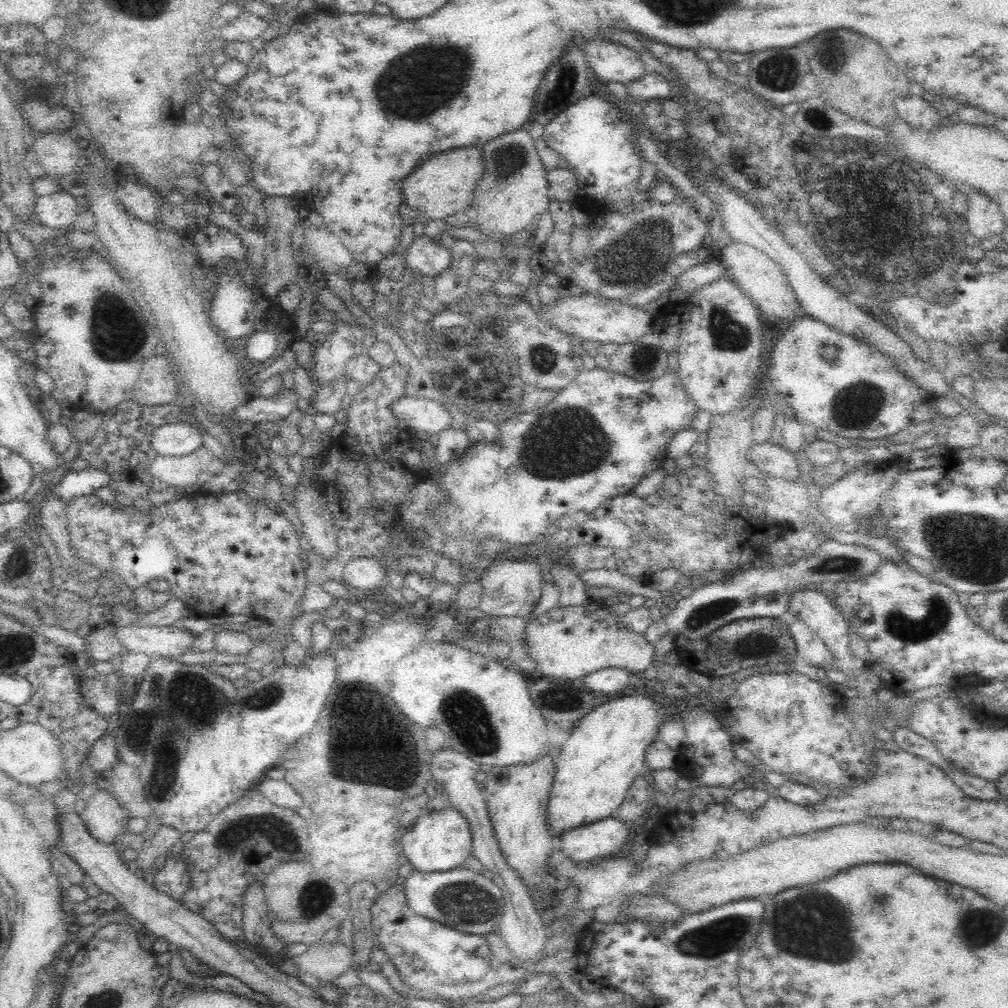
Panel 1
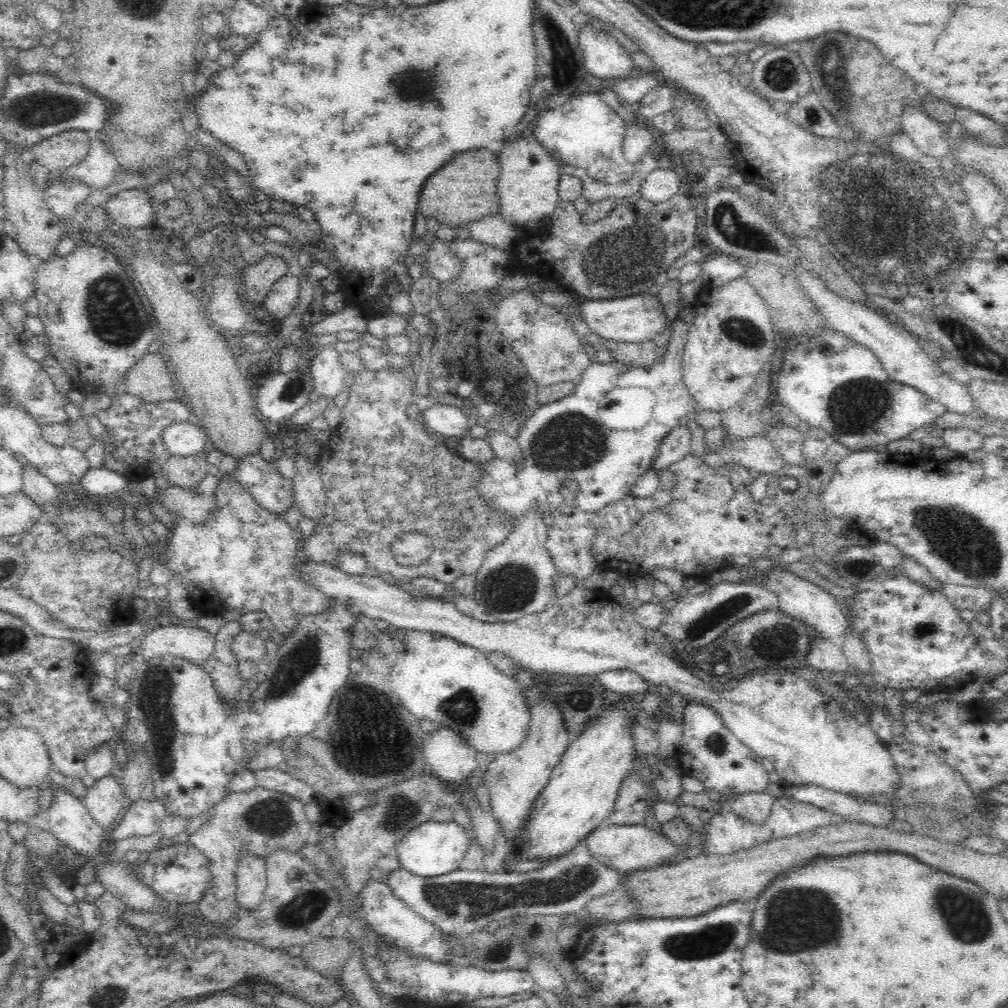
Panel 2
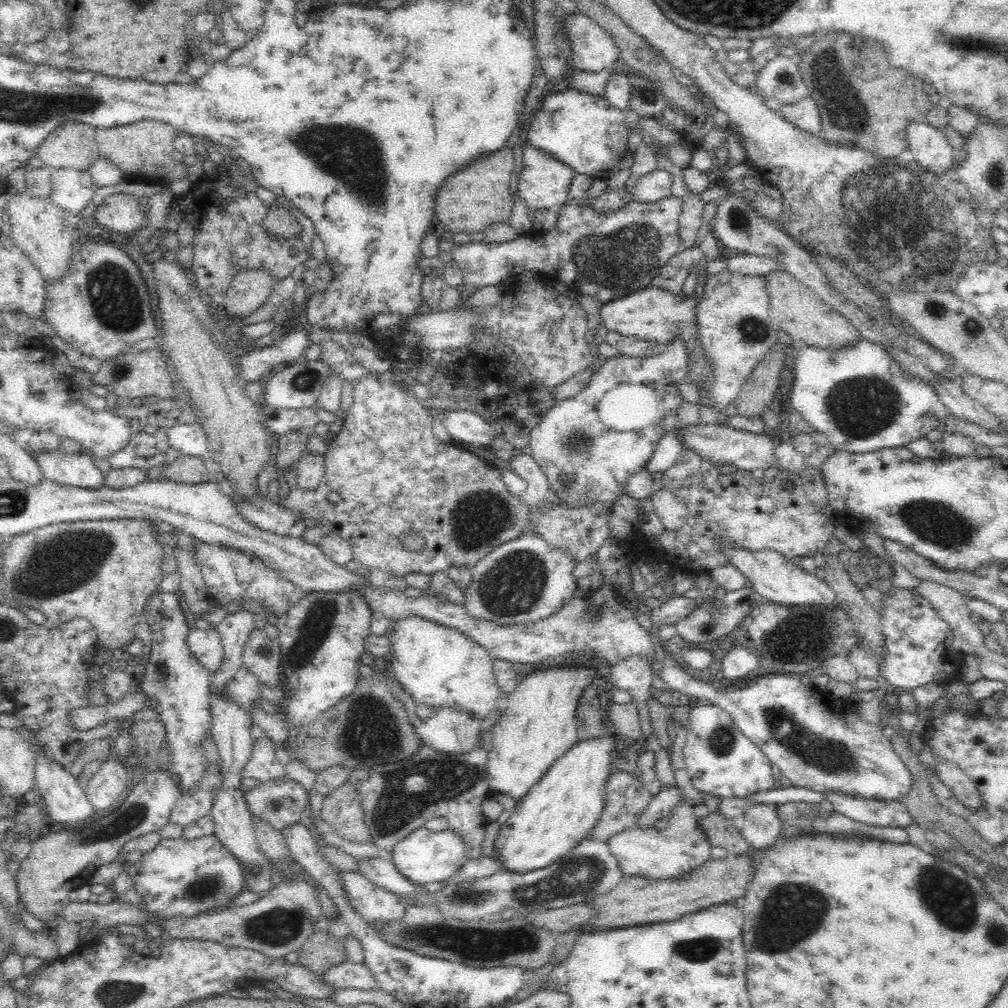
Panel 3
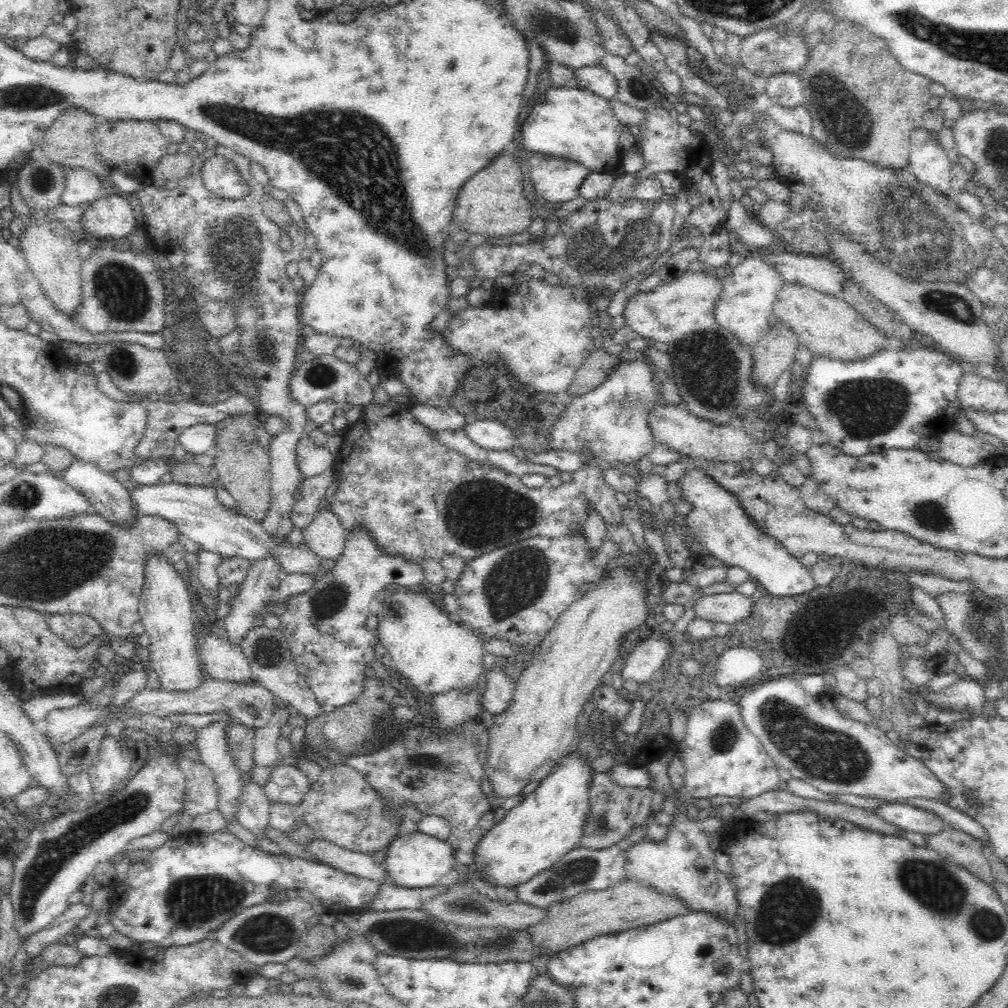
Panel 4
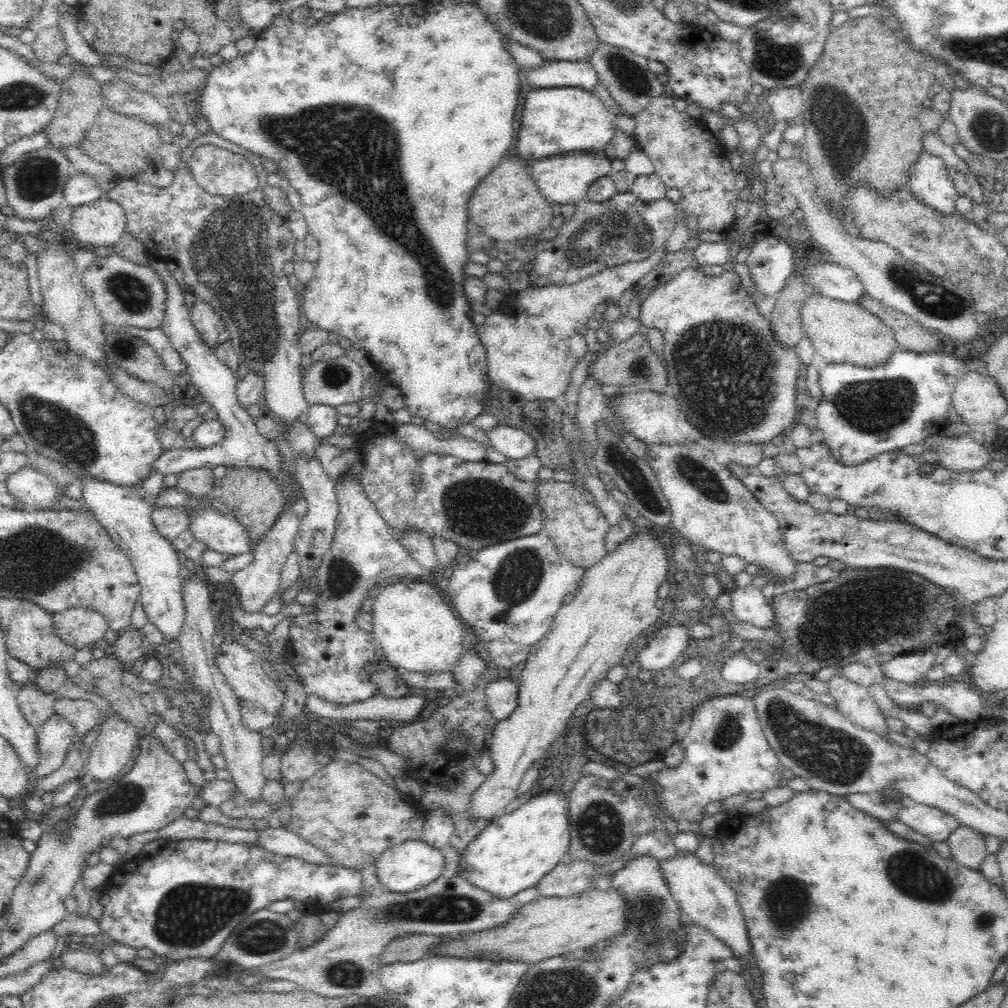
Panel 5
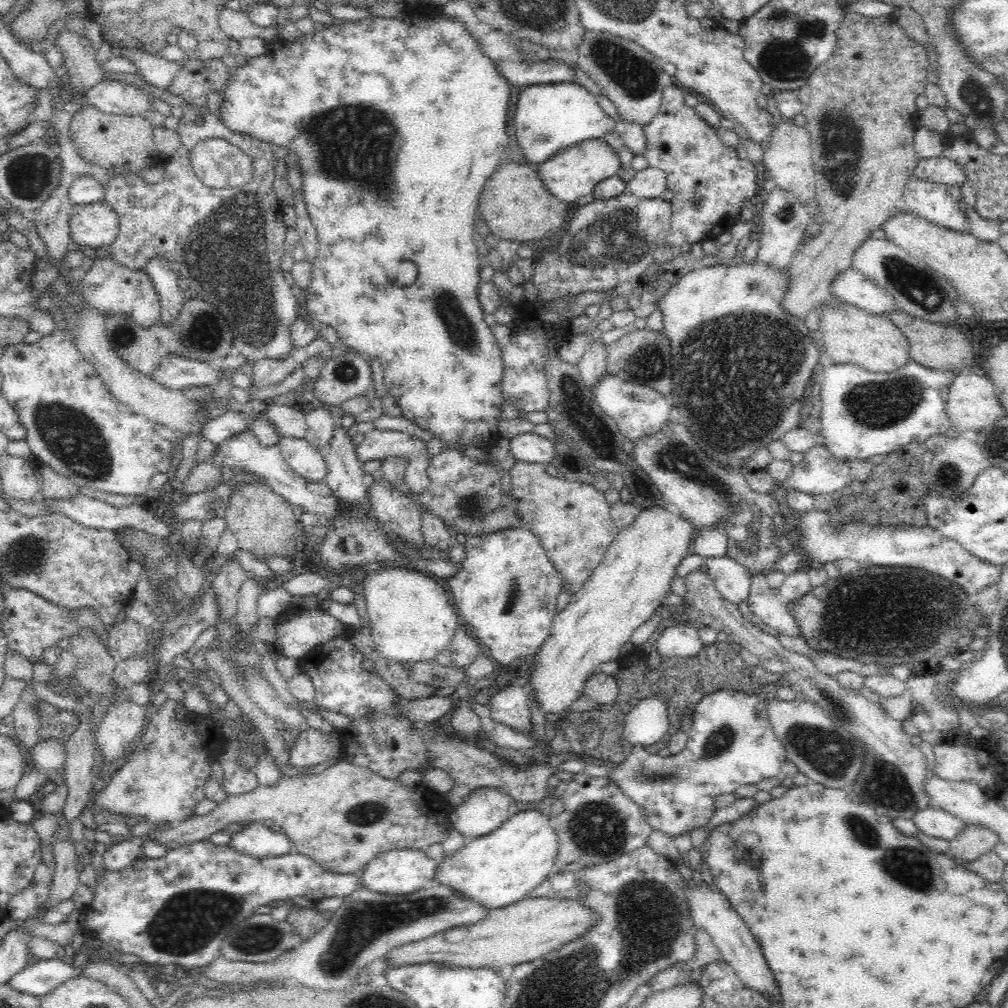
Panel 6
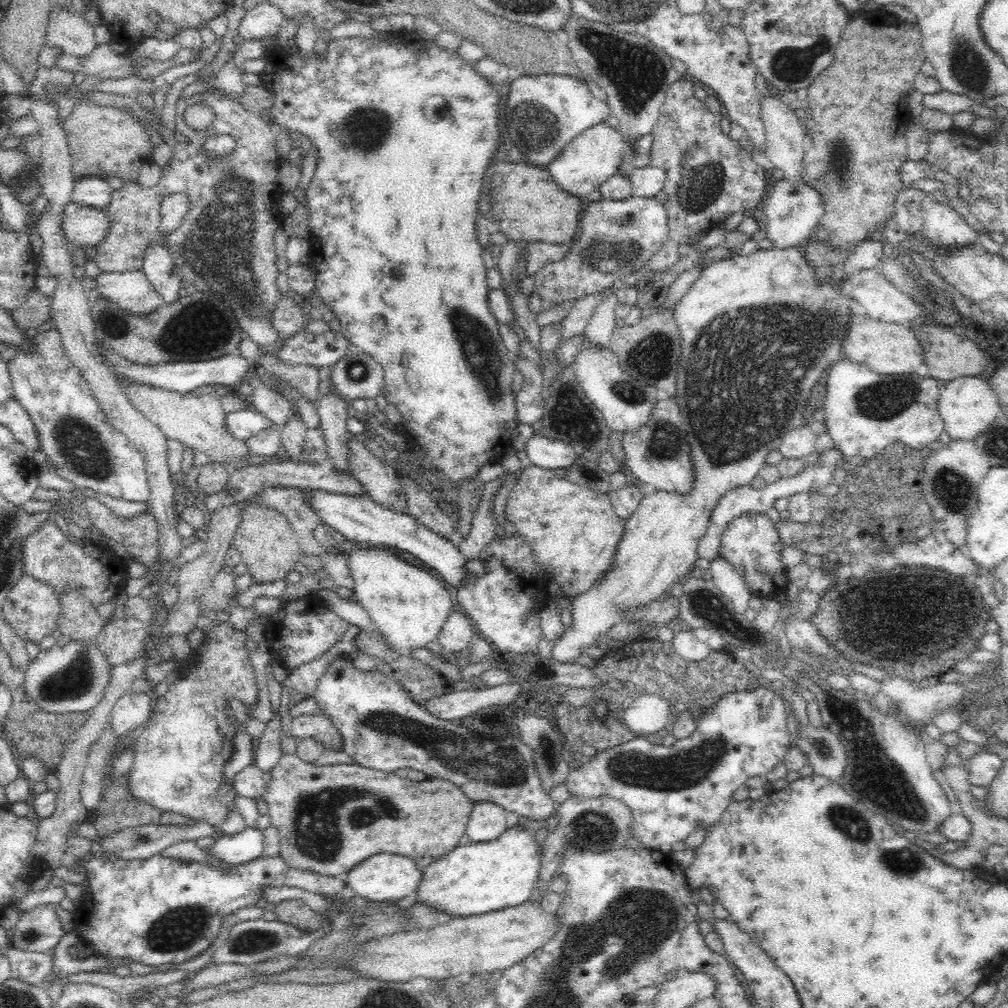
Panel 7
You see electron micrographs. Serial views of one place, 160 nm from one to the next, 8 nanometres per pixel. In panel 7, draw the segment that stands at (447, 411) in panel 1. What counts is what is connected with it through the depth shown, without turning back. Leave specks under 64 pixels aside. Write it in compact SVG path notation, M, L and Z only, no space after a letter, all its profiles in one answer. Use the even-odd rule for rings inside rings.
M539 432L526 440L522 455L528 458L530 464L550 470L566 469L577 456L572 445L548 438Z

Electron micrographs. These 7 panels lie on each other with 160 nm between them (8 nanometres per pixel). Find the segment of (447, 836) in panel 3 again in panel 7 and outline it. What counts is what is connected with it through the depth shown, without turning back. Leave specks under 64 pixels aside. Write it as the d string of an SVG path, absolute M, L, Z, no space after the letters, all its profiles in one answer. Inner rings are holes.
M382 852L369 856L366 860L358 863L349 873L345 874L345 881L348 888L354 890L355 896L360 896L362 899L373 902L395 902L404 897L413 897L417 892L417 886L421 883L422 875L423 869L416 864L415 859L409 856Z

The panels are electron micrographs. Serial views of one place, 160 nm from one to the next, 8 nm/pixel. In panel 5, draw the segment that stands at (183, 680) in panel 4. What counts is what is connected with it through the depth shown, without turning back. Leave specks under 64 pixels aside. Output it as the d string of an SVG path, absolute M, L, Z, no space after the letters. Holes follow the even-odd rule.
M78 474L77 478L82 485L82 501L132 561L141 589L139 601L148 621L158 628L166 643L178 641L186 612L183 588L185 573L171 541L162 537L152 523L150 516L154 508L150 501L138 497L129 486L112 484L89 474Z

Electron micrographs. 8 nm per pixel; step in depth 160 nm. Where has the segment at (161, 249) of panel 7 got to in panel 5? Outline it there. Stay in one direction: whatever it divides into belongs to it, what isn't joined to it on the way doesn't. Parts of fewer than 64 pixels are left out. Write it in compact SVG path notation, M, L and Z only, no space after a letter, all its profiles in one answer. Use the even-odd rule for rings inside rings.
M150 260L148 264L161 276L166 287L166 310L165 315L159 328L169 338L171 345L176 352L182 357L183 364L187 367L187 374L190 375L192 386L203 396L204 400L211 404L212 415L214 415L224 427L226 434L224 438L213 447L194 447L184 448L180 443L174 449L168 449L162 452L152 468L152 473L160 473L163 477L168 474L178 475L180 472L192 468L215 467L219 464L222 466L236 466L240 468L261 468L267 470L271 476L279 482L284 482L286 477L282 475L282 457L278 453L278 447L273 439L266 438L259 433L255 420L248 415L248 409L242 407L236 399L236 386L238 376L232 373L232 369L226 364L220 363L214 349L199 335L194 323L190 318L190 309L186 307L184 301L183 287L170 275L167 262L154 262Z

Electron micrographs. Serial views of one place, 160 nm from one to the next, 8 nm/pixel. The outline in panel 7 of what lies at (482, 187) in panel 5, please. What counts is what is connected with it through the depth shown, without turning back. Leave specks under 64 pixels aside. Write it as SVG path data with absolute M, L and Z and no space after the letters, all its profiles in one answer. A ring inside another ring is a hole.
M508 162L492 178L496 196L491 200L490 219L500 228L500 234L510 241L569 242L579 232L580 198L562 191L552 175L536 166Z

